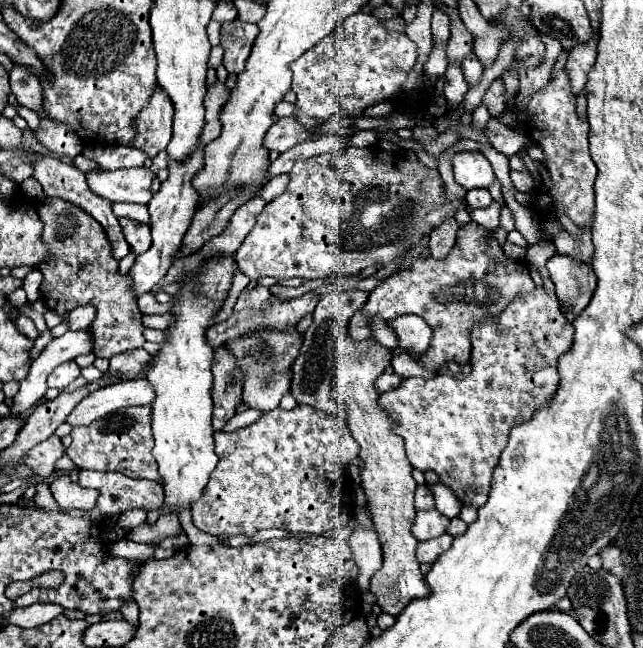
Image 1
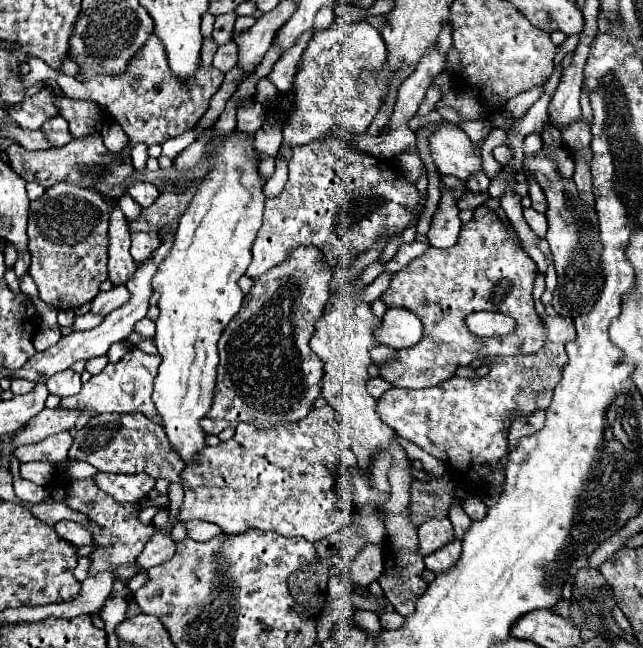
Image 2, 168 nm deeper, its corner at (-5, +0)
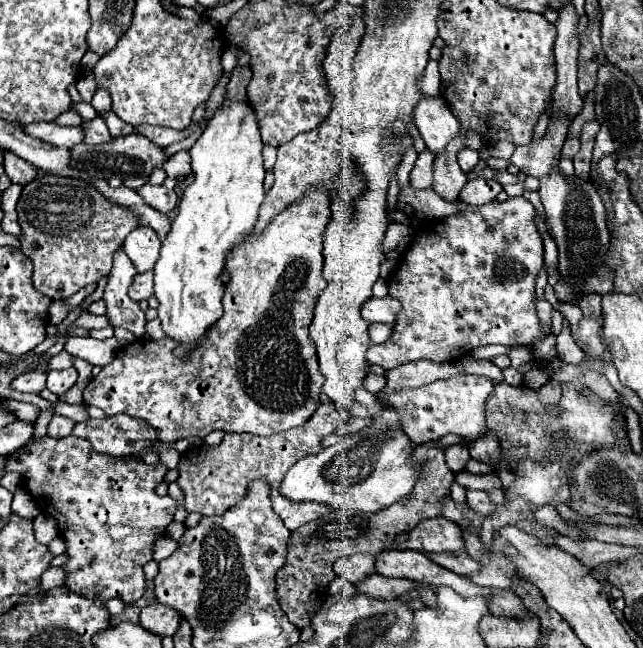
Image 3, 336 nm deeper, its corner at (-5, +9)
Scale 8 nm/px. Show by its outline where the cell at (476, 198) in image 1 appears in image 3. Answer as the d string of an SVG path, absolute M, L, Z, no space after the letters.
M463 148L457 154L457 162L459 162L459 166L461 166L463 172L471 172L477 166L477 162L479 162L479 152L471 150L471 148Z

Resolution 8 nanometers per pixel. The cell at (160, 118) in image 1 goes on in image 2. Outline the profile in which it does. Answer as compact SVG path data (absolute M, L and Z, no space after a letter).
M151 33L151 37L145 41L145 45L133 55L125 73L111 75L111 77L95 75L81 83L75 77L69 77L69 75L63 75L63 73L51 69L39 58L29 57L28 64L30 72L22 77L26 88L25 99L38 92L42 81L53 79L55 85L67 97L81 99L81 101L93 101L93 103L105 107L107 115L111 119L115 119L129 135L129 147L123 149L125 153L131 153L131 147L135 143L141 143L141 141L147 145L165 143L167 139L173 139L173 137L185 133L187 129L195 127L197 121L207 111L211 97L223 83L223 73L219 69L215 69L213 65L211 67L199 65L199 69L193 77L189 77L187 81L177 81L177 77L173 77L173 71L169 69L169 63L165 57L165 47L161 45L161 41L155 33Z

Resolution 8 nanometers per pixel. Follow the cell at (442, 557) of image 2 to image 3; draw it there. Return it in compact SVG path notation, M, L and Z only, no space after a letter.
M425 552L425 556L429 556L429 560L433 560L435 564L439 564L459 576L467 576L467 574L473 574L479 570L479 564L467 552L461 552L457 556L449 556L447 552Z

